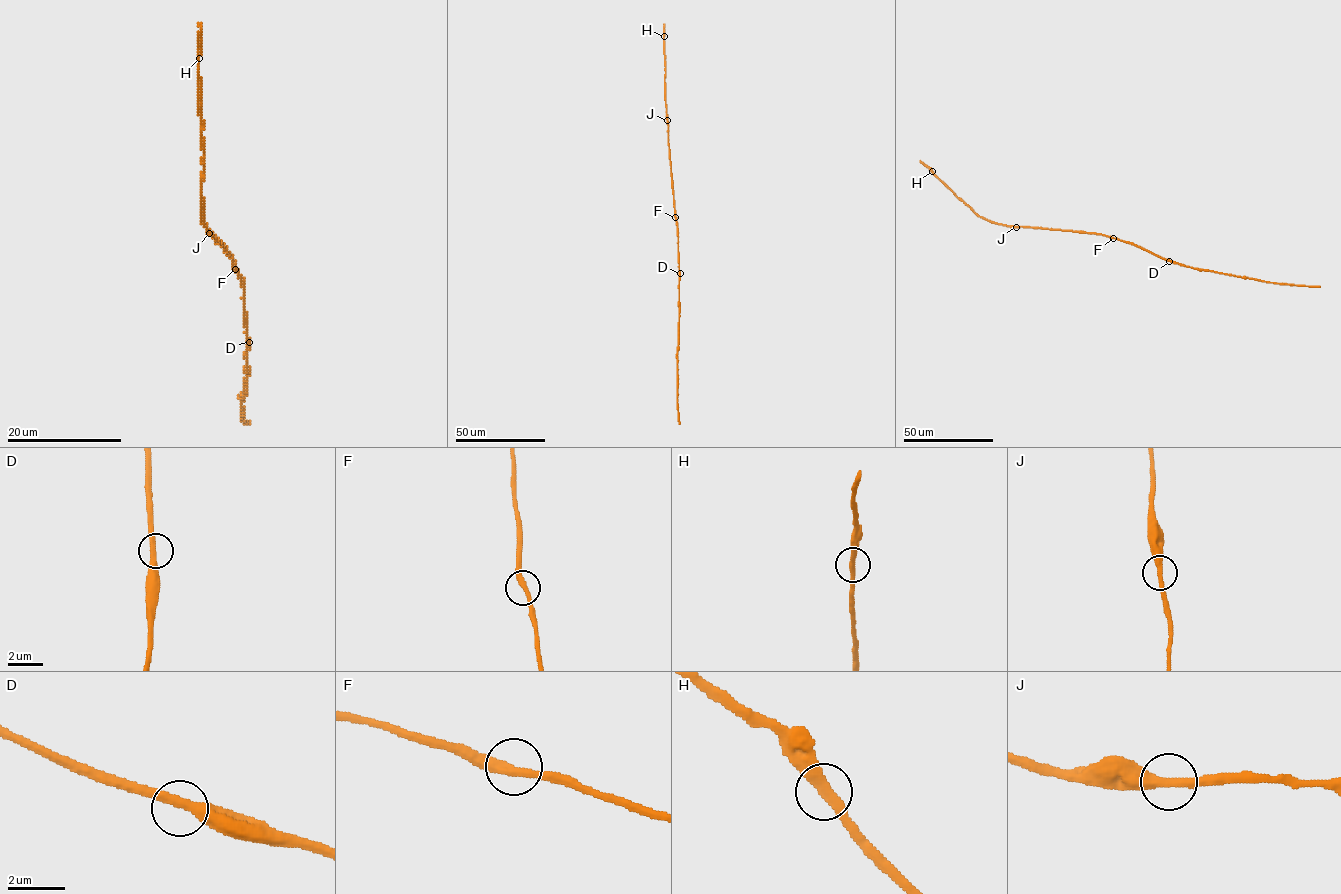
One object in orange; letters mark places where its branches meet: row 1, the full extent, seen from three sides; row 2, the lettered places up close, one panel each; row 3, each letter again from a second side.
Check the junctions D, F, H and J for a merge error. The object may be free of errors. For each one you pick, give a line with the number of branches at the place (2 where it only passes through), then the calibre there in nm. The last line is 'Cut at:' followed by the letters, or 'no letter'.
Cut at: no letter

